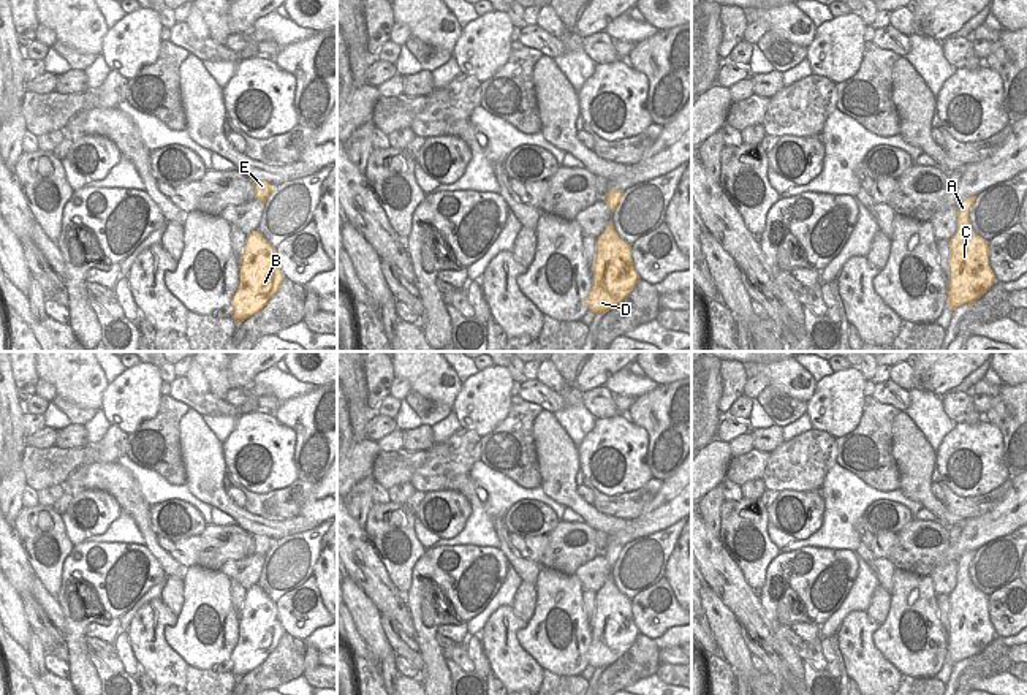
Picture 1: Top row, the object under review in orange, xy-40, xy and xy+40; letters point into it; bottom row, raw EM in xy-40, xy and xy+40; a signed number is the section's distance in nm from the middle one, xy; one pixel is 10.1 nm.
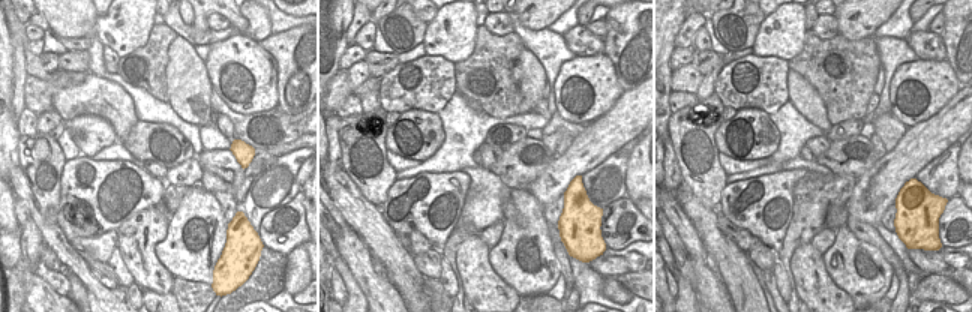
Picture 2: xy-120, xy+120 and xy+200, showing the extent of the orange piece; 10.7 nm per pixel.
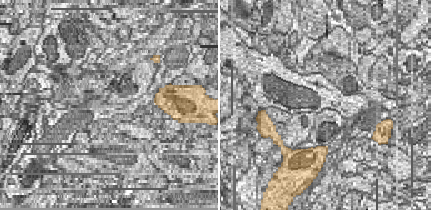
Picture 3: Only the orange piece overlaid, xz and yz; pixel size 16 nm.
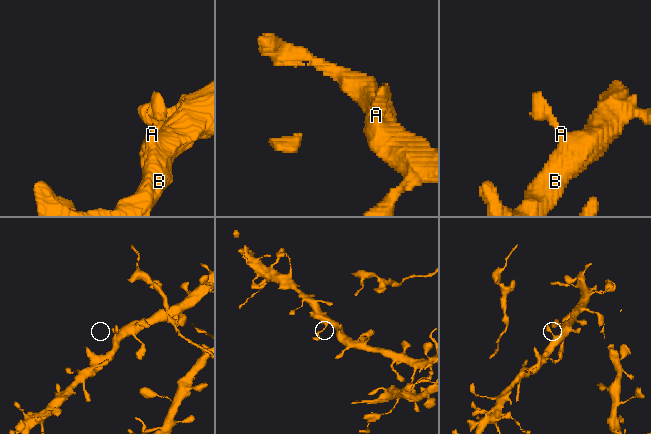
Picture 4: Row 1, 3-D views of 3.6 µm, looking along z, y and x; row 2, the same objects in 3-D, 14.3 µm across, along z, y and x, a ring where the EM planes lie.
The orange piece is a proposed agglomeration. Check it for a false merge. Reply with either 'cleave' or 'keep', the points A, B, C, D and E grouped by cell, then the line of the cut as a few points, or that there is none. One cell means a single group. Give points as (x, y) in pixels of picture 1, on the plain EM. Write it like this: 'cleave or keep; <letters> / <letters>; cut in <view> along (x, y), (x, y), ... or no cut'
keep; A B C D E; no cut

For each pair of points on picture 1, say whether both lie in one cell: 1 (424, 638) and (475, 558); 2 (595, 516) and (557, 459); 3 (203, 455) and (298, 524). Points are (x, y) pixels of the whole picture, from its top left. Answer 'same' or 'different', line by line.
1: same
2: same
3: same

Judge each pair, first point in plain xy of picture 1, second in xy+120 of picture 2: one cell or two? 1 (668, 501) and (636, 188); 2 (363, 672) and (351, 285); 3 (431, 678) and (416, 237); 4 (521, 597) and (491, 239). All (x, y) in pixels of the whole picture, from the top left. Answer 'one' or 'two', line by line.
1: two
2: two
3: two
4: one

